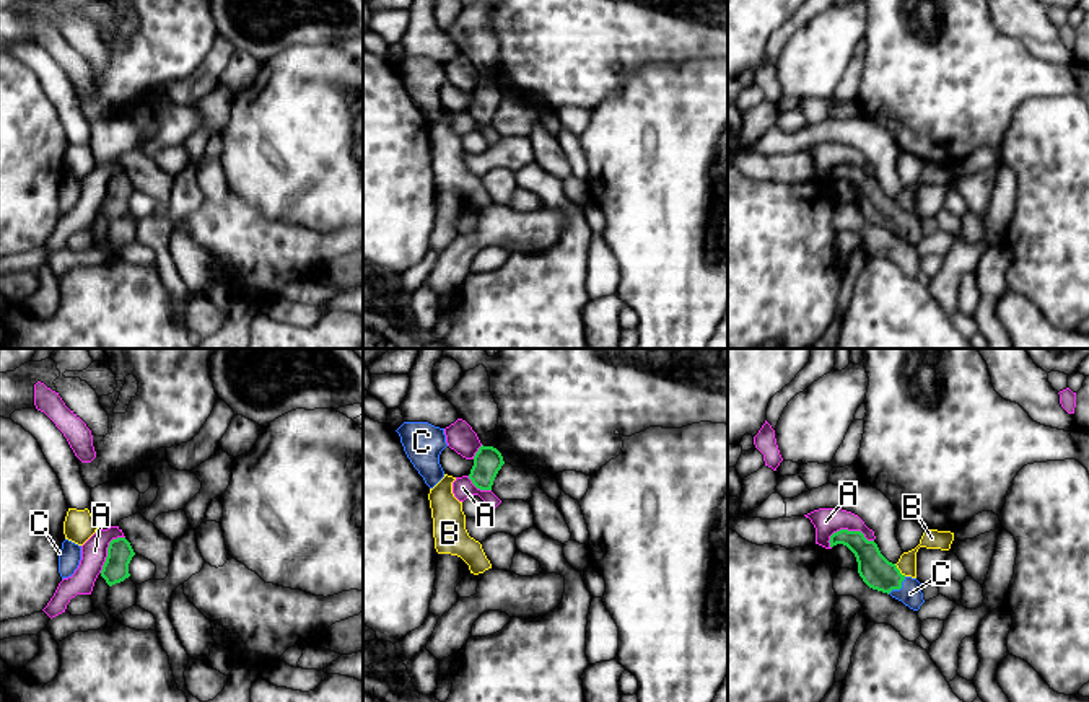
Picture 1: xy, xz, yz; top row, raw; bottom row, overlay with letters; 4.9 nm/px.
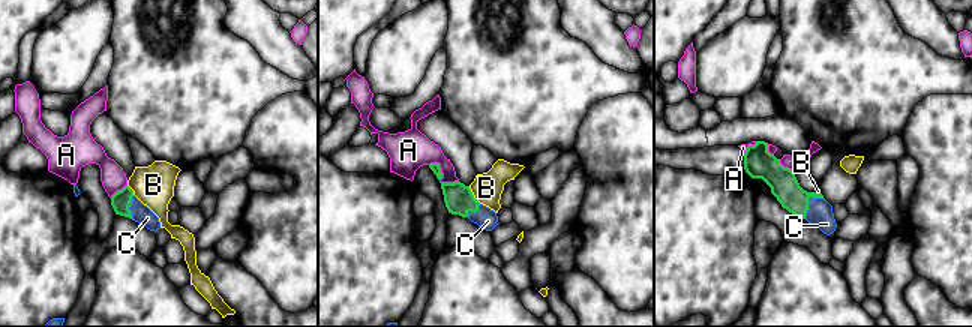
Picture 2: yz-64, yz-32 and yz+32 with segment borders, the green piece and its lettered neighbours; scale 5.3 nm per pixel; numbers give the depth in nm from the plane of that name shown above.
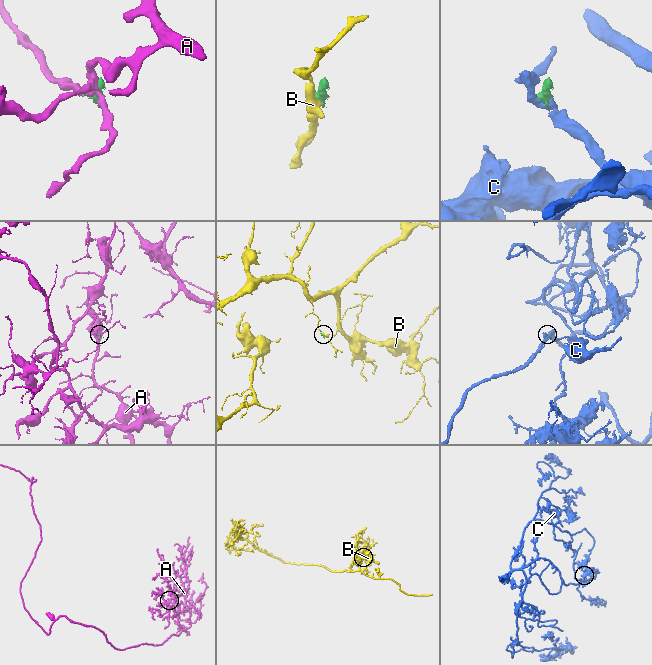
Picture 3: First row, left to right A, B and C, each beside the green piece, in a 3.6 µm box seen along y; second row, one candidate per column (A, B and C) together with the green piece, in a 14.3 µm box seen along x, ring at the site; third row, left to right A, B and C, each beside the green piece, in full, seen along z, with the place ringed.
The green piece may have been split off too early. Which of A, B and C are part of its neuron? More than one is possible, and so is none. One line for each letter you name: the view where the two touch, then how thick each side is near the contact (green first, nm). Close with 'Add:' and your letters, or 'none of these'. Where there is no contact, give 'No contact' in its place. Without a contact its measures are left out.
C: Touches green in yz. Thickness 160 nm (green) against 110 nm
Add: C

